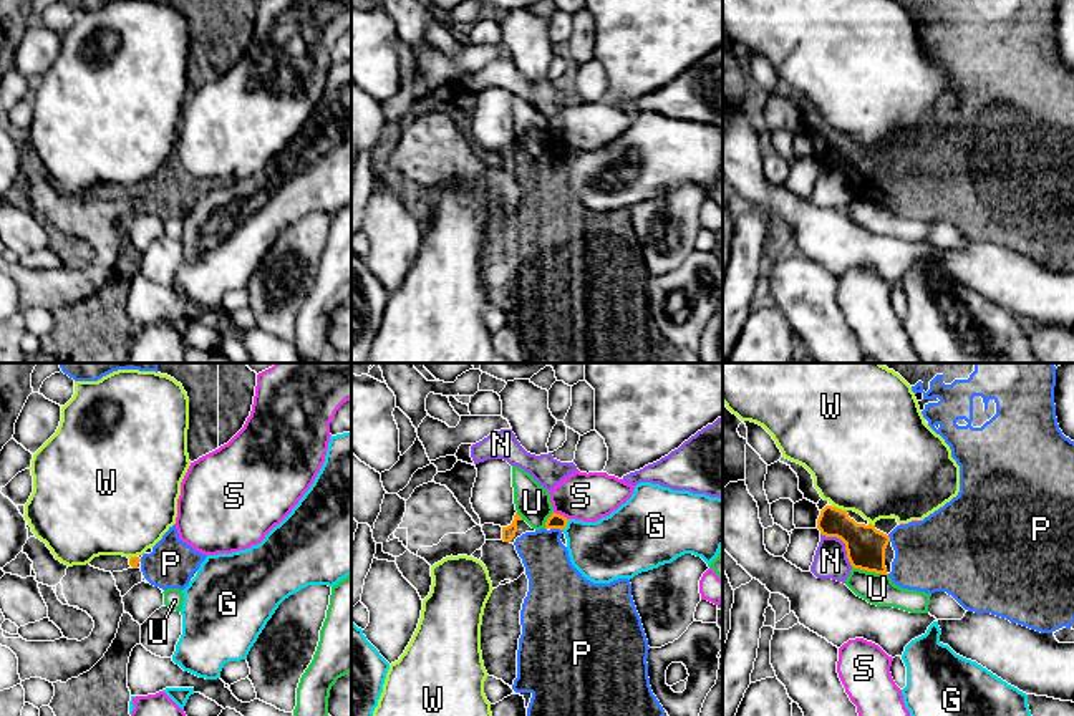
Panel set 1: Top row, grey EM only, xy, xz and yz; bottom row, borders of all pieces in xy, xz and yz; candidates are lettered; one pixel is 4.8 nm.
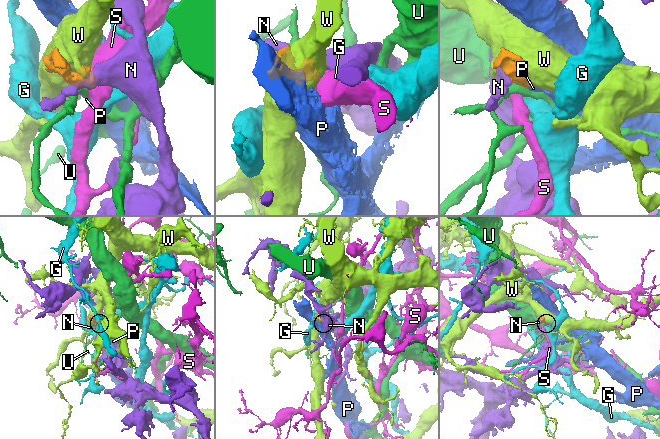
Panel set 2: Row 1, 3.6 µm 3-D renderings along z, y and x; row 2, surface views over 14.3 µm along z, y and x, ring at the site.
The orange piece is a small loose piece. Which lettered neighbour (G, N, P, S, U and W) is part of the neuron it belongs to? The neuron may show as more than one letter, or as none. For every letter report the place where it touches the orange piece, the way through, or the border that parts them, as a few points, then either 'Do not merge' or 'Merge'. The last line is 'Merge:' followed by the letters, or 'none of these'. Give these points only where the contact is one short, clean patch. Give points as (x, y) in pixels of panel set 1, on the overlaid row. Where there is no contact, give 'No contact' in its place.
G: Touches orange at xz (566, 524). Boundary: xz (569, 519), (562, 529). Do not merge
N: Touches orange at yz (844, 542). Boundary: yz (821, 532), (837, 537), (844, 544), (846, 557), (852, 566). Do not merge
P: Touches orange at xz (557, 527). Merge
S: Touches orange at xz (559, 514). Boundary: xz (554, 511), (567, 519). Do not merge
U: Touches orange at yz (870, 570). Boundary: yz (852, 566), (887, 575). Do not merge
W: Touches orange at yz (839, 509). Do not merge
Merge: P

